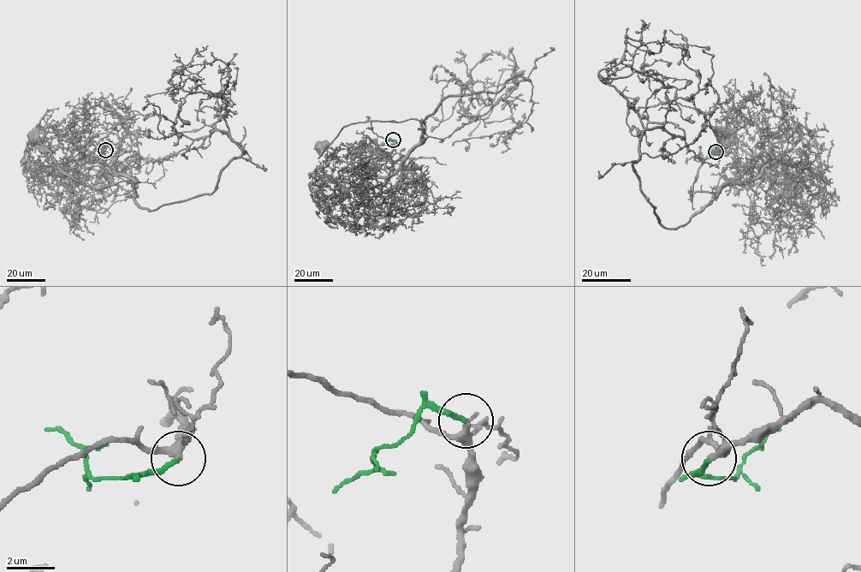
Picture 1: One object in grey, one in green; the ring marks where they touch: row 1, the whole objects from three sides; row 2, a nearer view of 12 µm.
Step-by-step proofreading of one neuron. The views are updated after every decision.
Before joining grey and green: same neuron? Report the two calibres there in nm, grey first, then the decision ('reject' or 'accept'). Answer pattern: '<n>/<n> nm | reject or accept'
200/200 nm | accept

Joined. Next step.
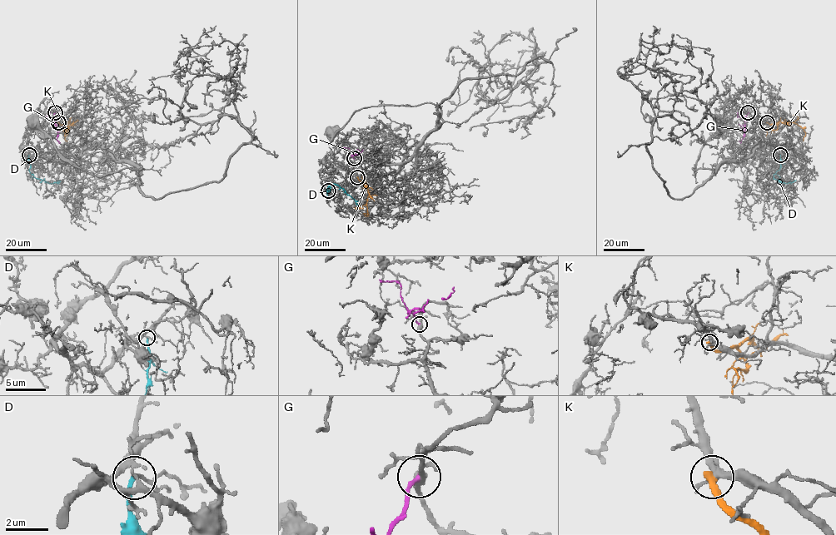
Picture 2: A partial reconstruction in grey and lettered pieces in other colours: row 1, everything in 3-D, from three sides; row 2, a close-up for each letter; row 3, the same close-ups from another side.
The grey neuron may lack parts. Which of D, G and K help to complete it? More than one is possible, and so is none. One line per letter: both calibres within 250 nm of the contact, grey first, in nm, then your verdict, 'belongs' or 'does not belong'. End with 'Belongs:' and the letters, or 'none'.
D: 130/200 nm | does not belong
G: 340/200 nm | does not belong
K: 360/340 nm | does not belong
Belongs: none

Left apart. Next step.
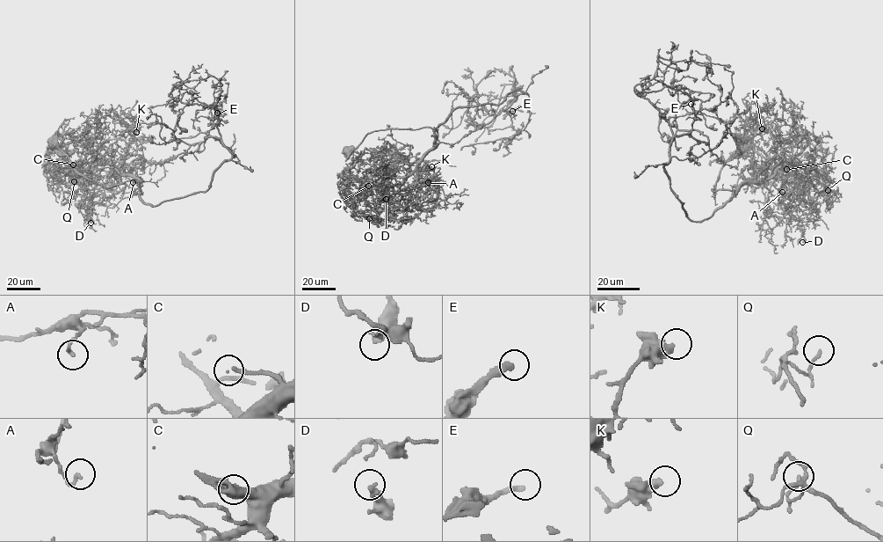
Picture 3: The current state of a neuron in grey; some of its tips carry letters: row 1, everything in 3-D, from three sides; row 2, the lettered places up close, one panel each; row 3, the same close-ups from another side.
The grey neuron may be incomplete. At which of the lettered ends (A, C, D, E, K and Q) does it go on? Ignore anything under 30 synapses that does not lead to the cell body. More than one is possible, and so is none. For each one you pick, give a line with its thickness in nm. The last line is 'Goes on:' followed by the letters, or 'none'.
C: 170 nm
E: 300 nm
Goes on: C, E

